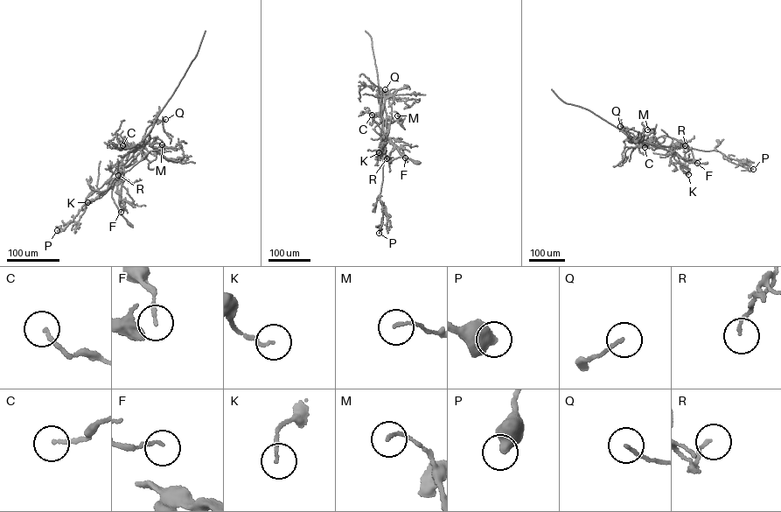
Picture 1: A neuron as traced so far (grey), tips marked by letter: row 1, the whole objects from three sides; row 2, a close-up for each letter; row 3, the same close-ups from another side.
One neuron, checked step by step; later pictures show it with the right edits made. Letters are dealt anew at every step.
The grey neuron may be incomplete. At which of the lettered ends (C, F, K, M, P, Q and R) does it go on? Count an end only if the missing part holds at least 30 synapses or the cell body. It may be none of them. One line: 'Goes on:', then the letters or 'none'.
Goes on: none

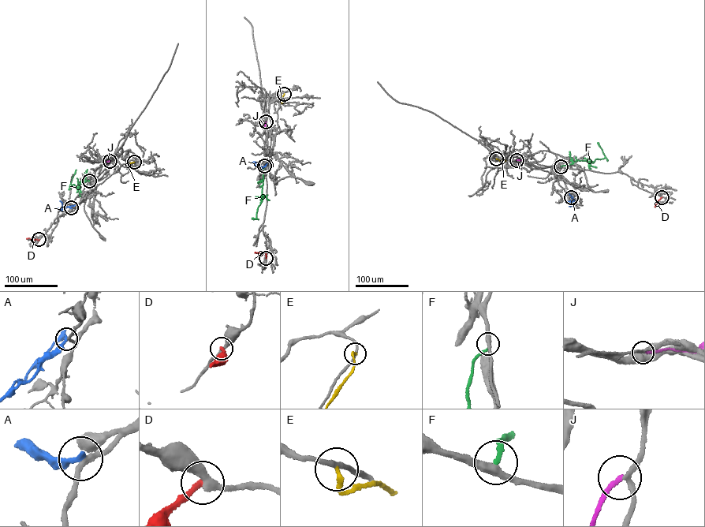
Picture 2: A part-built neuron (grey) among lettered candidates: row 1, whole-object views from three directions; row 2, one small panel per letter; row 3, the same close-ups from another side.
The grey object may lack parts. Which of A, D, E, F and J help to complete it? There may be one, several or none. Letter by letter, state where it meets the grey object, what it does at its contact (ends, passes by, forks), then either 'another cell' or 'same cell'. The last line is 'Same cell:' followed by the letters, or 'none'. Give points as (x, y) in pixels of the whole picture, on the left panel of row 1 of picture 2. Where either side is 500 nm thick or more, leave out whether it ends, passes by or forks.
A: (71, 207) | it ends | another cell
D: (39, 239) | it ends | another cell
E: (134, 162) | it ends | another cell
F: (89, 181) | it ends | same cell
J: (110, 161) | it ends | another cell
Same cell: F

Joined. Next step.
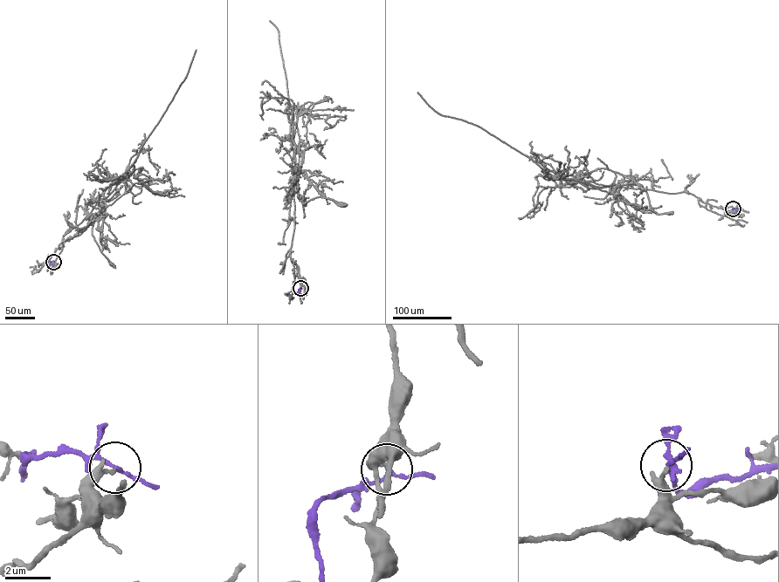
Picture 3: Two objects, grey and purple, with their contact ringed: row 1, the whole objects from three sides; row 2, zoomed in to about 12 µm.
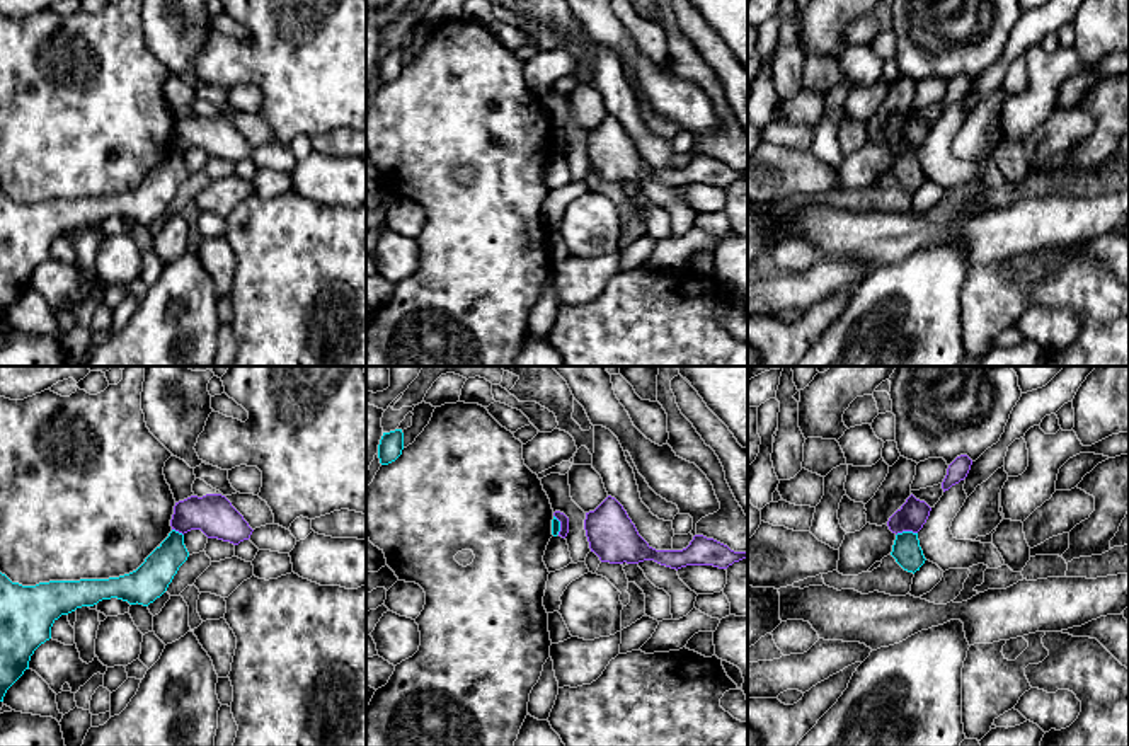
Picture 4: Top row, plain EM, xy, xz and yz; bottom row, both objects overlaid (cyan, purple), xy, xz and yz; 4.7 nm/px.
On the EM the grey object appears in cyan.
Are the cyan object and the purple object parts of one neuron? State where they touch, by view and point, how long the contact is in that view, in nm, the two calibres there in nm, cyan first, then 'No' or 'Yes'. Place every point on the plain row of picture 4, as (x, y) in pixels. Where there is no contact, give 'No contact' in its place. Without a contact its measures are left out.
Touches cyan at yz (906, 150). Shared border 110 nm. Thickness 140 nm (cyan) against 140 nm. No

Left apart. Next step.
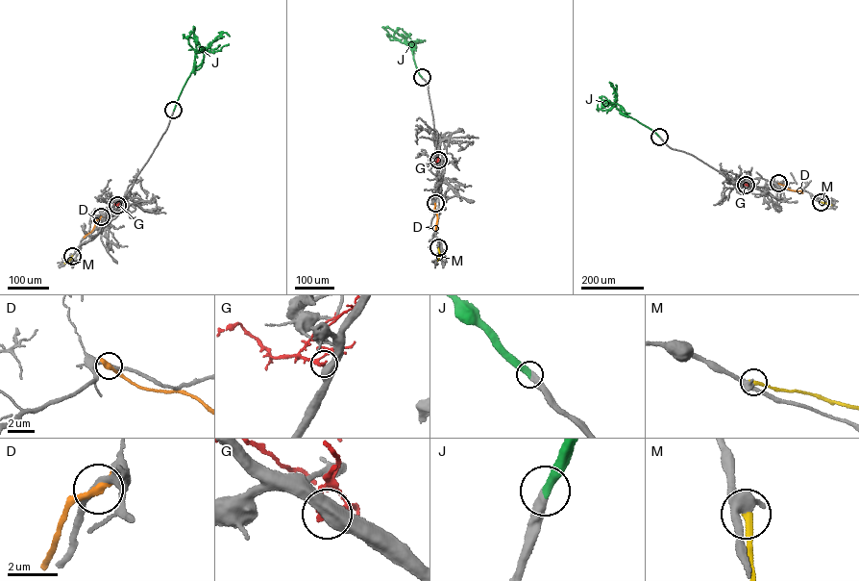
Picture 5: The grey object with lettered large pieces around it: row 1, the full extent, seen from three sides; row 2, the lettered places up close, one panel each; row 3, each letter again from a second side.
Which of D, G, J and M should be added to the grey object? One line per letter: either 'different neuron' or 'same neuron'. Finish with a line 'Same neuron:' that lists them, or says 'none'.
D: different neuron
G: different neuron
J: same neuron
M: different neuron
Same neuron: J

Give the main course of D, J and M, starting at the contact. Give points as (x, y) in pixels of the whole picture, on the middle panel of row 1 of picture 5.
D: (435, 203), (435, 229)
J: (422, 77), (412, 51), (404, 43), (409, 42), (411, 46), (421, 39)
M: (438, 247), (437, 261)

